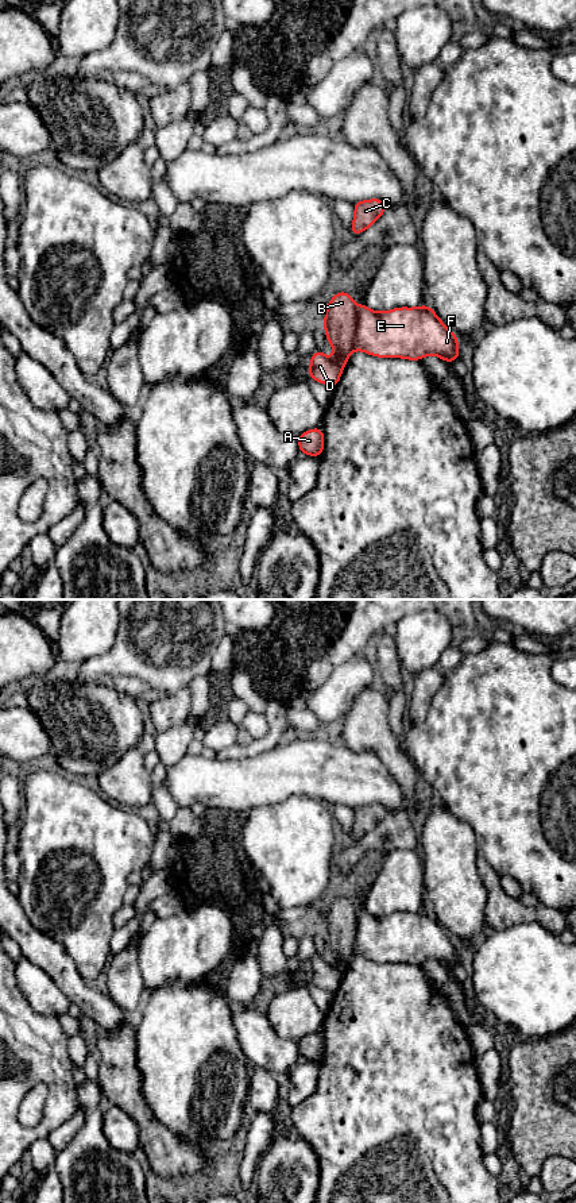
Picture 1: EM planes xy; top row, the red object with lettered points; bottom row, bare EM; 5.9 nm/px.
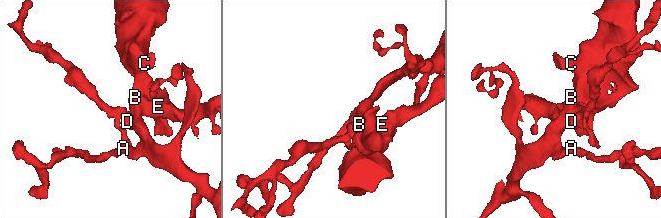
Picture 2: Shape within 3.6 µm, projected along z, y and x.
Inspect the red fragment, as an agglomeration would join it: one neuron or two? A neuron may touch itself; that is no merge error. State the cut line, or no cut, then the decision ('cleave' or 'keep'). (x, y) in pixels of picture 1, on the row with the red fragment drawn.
cut in xy along (358, 309), (354, 349); cleave

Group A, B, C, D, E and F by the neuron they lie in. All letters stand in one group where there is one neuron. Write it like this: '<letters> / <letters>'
A B C / D E F

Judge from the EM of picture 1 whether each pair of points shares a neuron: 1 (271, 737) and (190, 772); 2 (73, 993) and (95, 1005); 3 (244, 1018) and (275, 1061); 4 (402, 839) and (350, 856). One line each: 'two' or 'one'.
1: two
2: one
3: one
4: one

